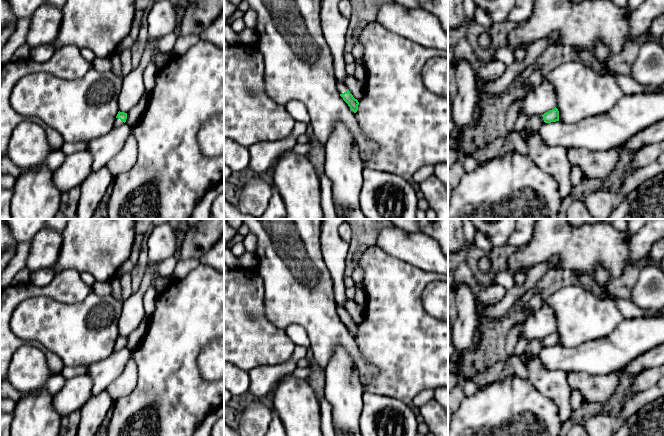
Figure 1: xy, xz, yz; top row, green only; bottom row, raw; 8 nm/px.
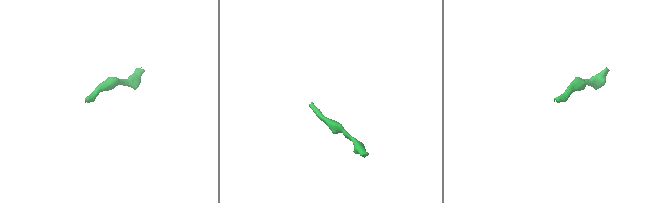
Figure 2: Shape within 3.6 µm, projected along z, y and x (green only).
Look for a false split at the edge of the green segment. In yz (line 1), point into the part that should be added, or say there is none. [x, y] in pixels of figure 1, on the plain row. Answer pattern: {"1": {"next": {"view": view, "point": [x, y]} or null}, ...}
{"1": {"next": null}}

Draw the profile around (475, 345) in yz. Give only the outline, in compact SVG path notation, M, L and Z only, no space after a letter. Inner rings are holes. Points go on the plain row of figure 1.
M478 326L475 327L473 342L471 345L472 350L477 350L480 347L480 329Z

